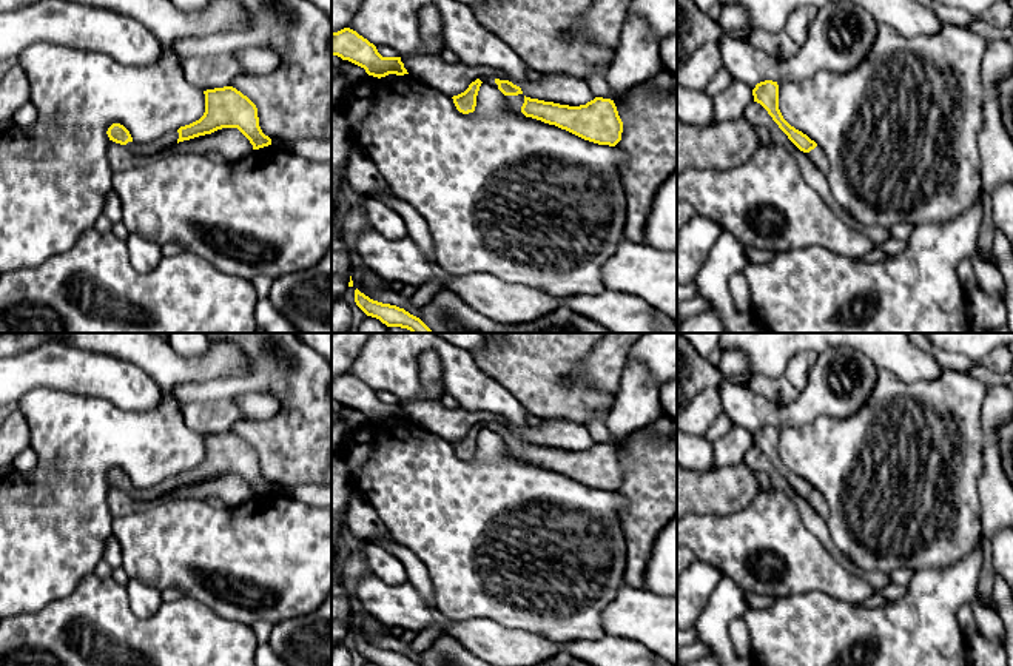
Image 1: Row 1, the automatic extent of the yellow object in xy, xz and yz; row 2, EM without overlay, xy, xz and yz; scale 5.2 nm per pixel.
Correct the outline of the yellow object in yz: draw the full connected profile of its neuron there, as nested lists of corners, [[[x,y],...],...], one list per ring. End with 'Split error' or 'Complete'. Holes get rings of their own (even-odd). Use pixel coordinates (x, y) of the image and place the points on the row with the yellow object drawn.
[[[765,80],[756,85],[752,89],[754,102],[760,103],[779,128],[788,136],[788,139],[803,151],[813,162],[816,162],[820,170],[828,174],[830,160],[823,150],[811,140],[806,134],[791,126],[782,116],[779,109],[779,85],[772,80]]]. Split error

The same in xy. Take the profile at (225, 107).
[[[233,86],[207,89],[204,94],[205,113],[199,120],[165,133],[150,143],[134,142],[130,131],[120,123],[113,123],[106,134],[109,140],[126,145],[145,160],[174,150],[179,142],[211,134],[222,128],[237,128],[250,140],[253,150],[271,145],[271,139],[259,126],[257,108],[247,96]]]. Split error

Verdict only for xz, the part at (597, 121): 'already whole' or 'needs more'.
needs more

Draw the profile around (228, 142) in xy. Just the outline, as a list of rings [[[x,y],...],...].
[[[222,128],[211,134],[179,142],[174,151],[207,156],[219,153],[225,162],[234,162],[253,151],[250,140],[237,128]]]

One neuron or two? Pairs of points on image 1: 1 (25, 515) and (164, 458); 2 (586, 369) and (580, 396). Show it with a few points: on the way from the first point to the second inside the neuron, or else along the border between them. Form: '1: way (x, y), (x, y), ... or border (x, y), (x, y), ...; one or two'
1: way (59, 492), (93, 458), (130, 458); one
2: border (591, 349), (575, 366), (572, 376), (614, 395); two

